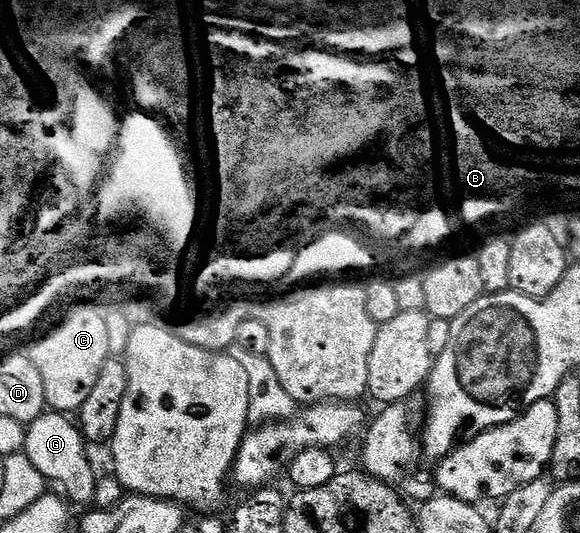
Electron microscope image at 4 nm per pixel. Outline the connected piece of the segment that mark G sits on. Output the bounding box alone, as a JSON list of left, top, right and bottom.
[24,412,98,506]

